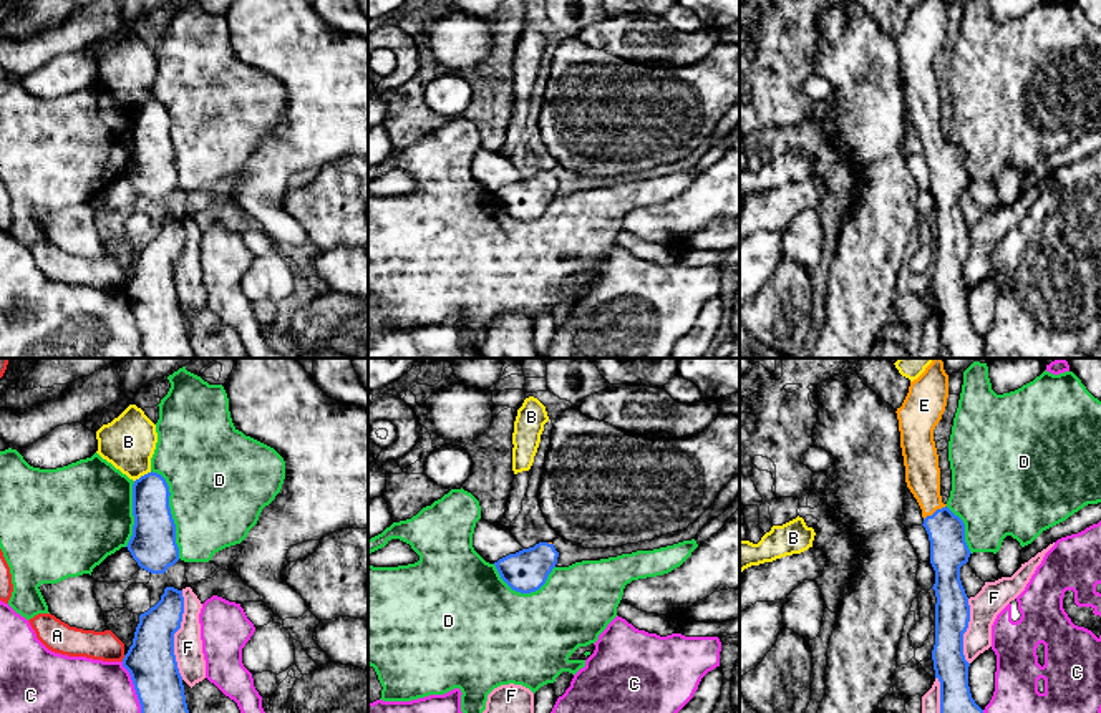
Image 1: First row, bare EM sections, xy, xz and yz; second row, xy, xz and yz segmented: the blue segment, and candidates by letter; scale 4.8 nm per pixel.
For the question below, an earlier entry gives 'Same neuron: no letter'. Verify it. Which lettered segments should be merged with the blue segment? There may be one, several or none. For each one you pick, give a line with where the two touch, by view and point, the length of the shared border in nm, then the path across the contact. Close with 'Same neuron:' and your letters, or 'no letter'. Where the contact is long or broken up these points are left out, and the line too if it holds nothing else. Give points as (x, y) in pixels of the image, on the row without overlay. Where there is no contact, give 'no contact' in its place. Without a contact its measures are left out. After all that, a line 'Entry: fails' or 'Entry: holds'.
E: meets blue in yz at (936, 140); contact 130 nm long; runs through yz (949, 179), (947, 161), (936, 140), (922, 103)
Same neuron: E
Entry: fails

